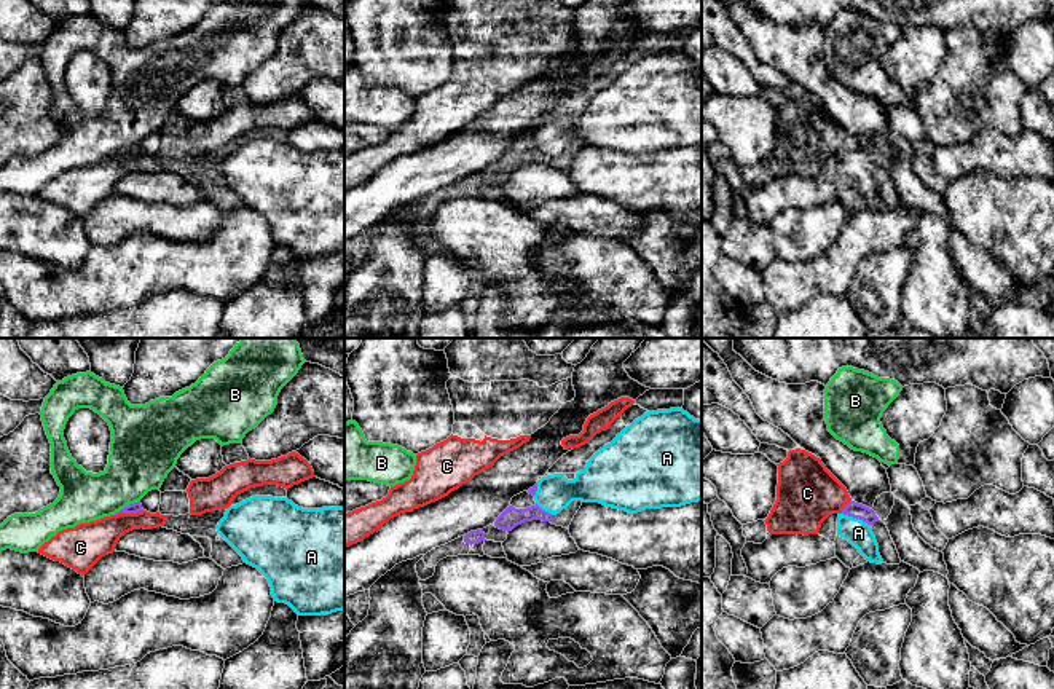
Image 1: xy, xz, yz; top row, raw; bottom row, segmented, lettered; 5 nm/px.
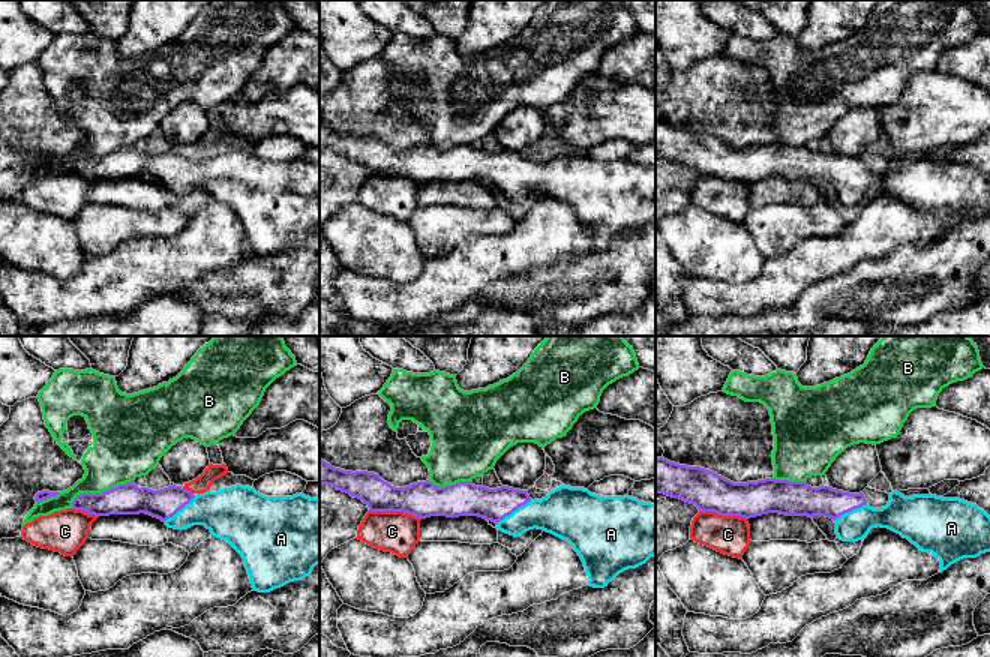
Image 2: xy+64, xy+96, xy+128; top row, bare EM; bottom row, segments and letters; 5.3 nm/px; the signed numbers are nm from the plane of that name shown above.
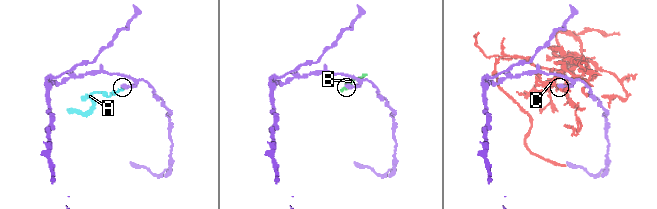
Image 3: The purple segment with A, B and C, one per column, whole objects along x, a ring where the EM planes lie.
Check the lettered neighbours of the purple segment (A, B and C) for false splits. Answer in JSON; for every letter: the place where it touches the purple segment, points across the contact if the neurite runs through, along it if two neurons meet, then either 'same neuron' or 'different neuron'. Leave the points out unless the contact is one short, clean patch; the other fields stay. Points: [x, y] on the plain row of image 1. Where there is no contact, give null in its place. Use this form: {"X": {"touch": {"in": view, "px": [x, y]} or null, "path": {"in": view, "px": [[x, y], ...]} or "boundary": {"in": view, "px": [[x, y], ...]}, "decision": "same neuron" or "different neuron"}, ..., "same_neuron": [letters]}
{"A": {"touch": {"in": "yz", "px": [857, 160]}, "path": {"in": "yz", "px": [[852, 152], [857, 160], [858, 176]]}, "decision": "same neuron"}, "B": {"touch": {"in": "xy", "px": [126, 149]}, "decision": "different neuron"}, "C": {"touch": {"in": "xy", "px": [128, 155]}, "decision": "different neuron"}, "same_neuron": ["A"]}

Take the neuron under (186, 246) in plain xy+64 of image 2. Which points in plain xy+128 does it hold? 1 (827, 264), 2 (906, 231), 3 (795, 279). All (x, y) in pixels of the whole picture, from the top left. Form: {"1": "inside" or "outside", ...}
{"1": "inside", "2": "inside", "3": "inside"}

